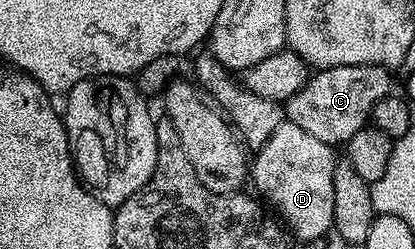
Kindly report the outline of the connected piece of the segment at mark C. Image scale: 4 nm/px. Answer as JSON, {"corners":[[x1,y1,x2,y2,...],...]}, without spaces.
{"corners":[[333,66,311,73,310,79,284,104,285,121,304,128,316,140,341,147,371,121,376,104,391,93,391,71,384,66]]}

